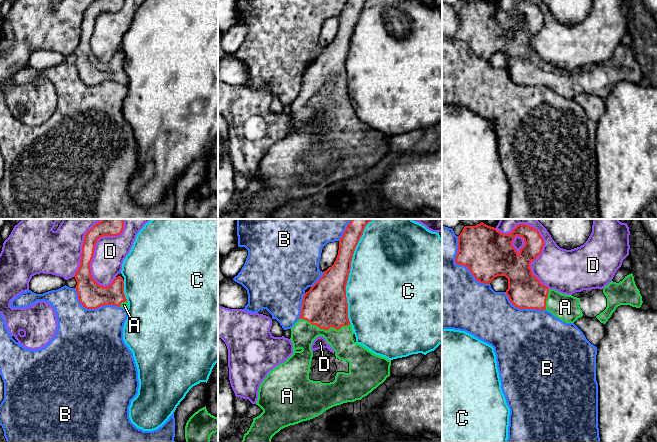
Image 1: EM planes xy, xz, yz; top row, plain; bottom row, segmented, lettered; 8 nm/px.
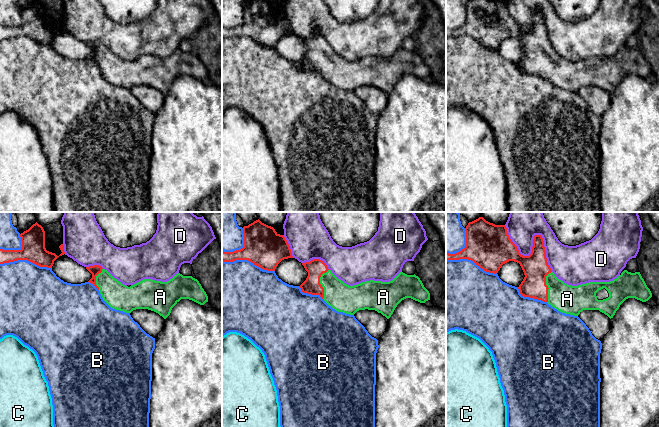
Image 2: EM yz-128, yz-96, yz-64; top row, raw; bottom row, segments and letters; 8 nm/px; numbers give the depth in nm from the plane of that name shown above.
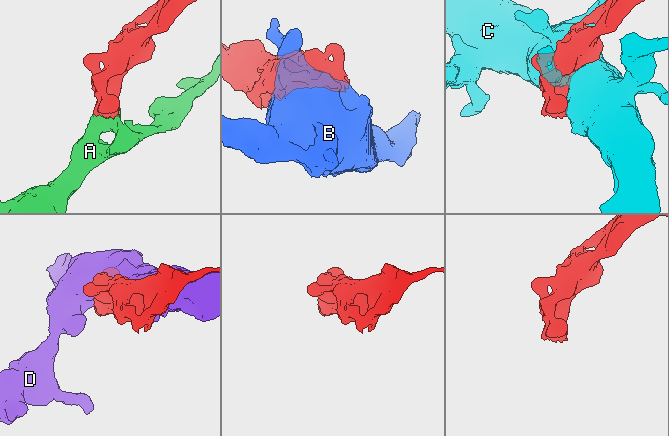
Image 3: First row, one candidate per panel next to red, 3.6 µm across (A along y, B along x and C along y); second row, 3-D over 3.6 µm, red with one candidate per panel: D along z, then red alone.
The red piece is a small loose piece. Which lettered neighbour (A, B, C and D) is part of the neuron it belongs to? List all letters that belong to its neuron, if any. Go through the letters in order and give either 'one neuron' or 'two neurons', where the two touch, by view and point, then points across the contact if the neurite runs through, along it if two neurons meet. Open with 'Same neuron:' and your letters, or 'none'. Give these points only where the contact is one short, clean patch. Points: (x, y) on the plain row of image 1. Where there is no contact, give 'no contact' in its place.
Same neuron: A
A: one neuron; meets red in xz at (325, 105); runs through xz (325, 81), (325, 105), (307, 105), (303, 109)
B: two neurons; meets red in yz at (460, 40)
C: two neurons; meets red in xz at (348, 50)
D: two neurons; meets red in xy at (94, 24)

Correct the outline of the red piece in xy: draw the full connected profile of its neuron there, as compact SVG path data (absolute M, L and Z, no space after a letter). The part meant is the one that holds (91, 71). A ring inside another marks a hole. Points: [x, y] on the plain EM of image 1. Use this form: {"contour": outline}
{"contour": "M95 0L84 13L80 42L74 53L79 78L86 85L97 85L105 81L115 81L128 84L124 70L124 56L116 53L109 62L99 61L91 51L90 39L94 31L95 21L100 13L118 12L122 9L124 0Z"}

